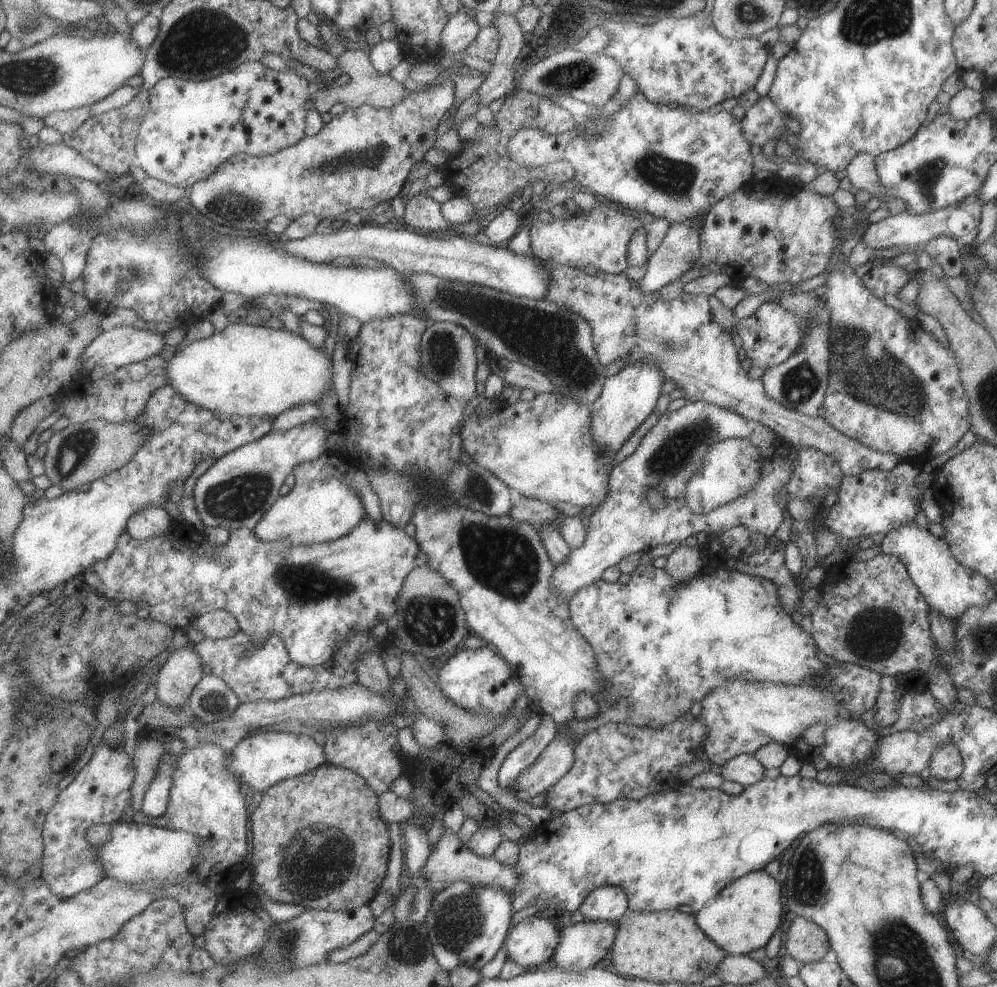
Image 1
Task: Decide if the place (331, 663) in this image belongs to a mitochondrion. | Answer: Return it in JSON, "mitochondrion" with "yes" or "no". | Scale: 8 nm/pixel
{"mitochondrion":"no"}

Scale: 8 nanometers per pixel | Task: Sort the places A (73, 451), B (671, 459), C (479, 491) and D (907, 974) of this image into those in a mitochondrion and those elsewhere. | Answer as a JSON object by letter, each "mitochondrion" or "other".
{"A":"mitochondrion","B":"mitochondrion","C":"mitochondrion","D":"mitochondrion"}

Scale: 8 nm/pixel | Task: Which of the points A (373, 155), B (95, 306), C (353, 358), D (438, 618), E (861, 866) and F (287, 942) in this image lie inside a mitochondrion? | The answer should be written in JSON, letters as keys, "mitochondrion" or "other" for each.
{"A":"mitochondrion","B":"other","C":"other","D":"mitochondrion","E":"other","F":"mitochondrion"}

